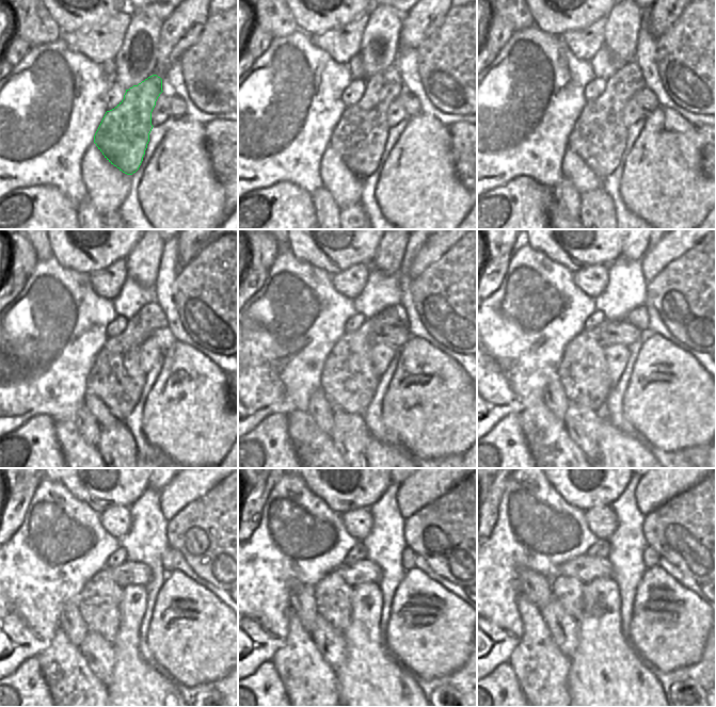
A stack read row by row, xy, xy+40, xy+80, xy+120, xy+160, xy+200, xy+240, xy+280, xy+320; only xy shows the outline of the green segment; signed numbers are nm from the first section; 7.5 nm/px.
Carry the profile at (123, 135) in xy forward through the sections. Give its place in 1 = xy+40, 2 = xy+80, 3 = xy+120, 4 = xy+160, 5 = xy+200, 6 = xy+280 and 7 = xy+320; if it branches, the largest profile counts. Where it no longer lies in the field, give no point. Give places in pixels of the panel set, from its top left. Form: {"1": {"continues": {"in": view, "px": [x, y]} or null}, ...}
{"1": {"continues": {"in": "xy+40", "px": [360, 137]}}, "2": {"continues": {"in": "xy+80", "px": [599, 135]}}, "3": {"continues": {"in": "xy+120", "px": [116, 378]}}, "4": {"continues": {"in": "xy+160", "px": [349, 381]}}, "5": {"continues": {"in": "xy+200", "px": [584, 373]}}, "6": {"continues": {"in": "xy+280", "px": [333, 596]}}, "7": {"continues": {"in": "xy+320", "px": [568, 591]}}}

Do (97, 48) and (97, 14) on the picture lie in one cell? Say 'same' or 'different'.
different

